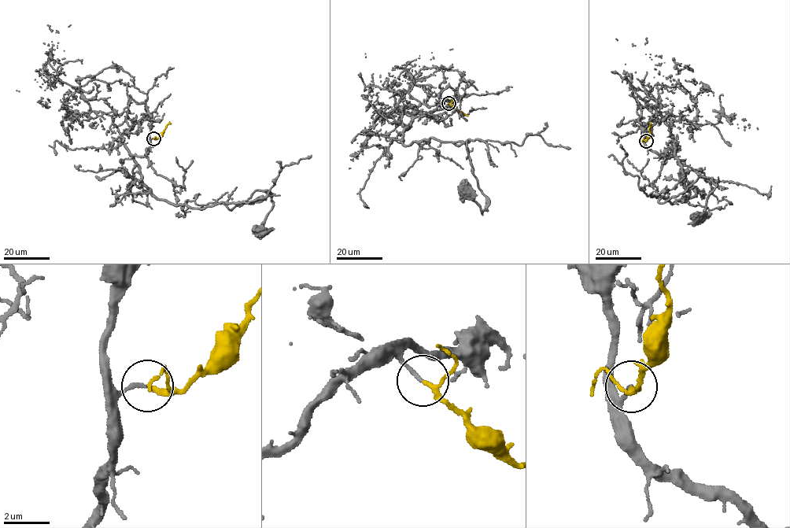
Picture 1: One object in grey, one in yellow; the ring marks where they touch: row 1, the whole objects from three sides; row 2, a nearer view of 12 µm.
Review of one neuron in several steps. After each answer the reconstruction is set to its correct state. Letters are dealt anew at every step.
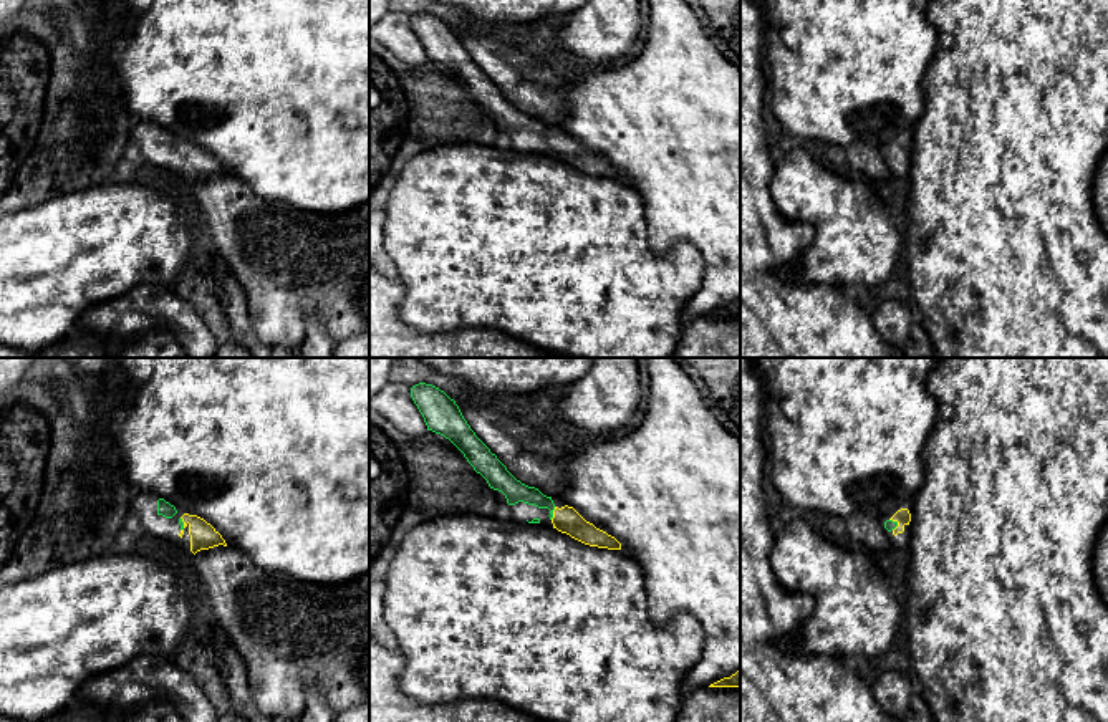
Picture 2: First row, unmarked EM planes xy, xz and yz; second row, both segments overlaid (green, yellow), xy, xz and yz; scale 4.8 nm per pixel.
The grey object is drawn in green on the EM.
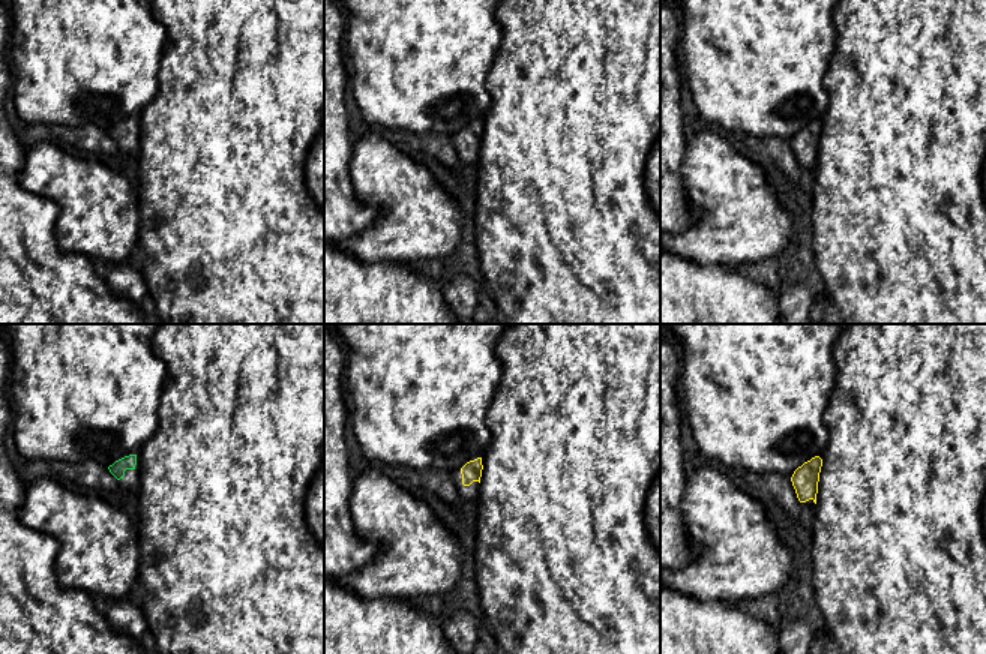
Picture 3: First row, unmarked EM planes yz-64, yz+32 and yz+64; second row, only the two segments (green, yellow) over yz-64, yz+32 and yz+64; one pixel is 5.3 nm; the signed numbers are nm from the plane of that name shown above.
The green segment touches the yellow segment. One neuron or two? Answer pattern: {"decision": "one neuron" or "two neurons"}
{"decision": "one neuron"}

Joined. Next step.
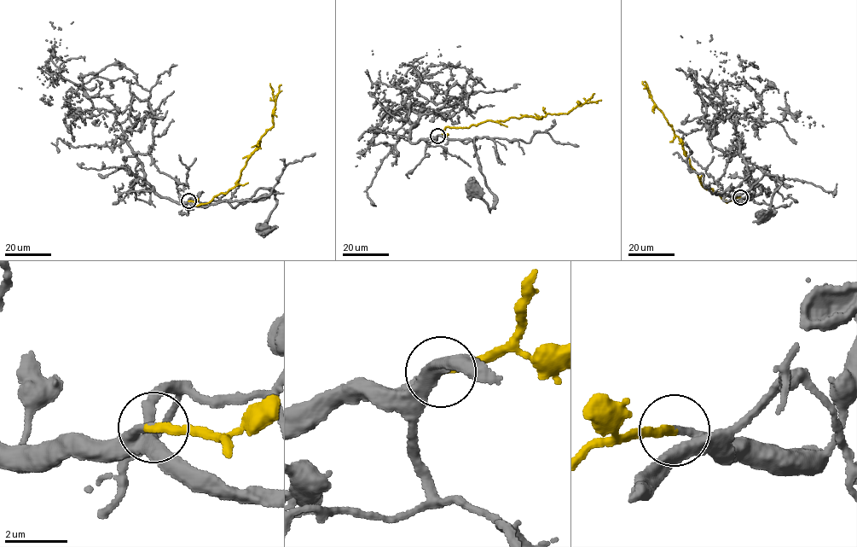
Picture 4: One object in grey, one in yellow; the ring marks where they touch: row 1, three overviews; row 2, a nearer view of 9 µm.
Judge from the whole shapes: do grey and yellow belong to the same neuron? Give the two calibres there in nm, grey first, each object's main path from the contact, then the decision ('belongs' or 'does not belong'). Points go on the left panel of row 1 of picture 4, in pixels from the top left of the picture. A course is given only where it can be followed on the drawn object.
calibres 220 and 280 nm; course grey (189, 200), (205, 206), (225, 200), (234, 208), (249, 200), (260, 189), (275, 191), (276, 203), (264, 229); course yellow (189, 200), (196, 205), (209, 202), (236, 185), (261, 137), (273, 126), (272, 115), (281, 84); belongs

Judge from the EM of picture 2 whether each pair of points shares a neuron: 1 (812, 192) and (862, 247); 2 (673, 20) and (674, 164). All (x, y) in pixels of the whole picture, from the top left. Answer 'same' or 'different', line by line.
1: same
2: same

